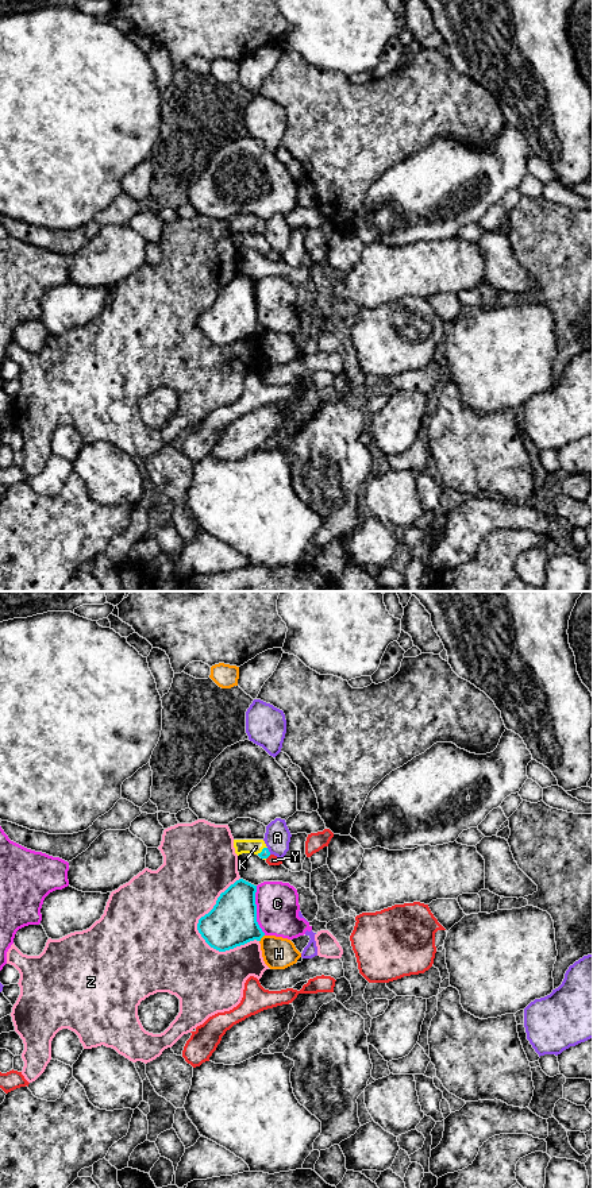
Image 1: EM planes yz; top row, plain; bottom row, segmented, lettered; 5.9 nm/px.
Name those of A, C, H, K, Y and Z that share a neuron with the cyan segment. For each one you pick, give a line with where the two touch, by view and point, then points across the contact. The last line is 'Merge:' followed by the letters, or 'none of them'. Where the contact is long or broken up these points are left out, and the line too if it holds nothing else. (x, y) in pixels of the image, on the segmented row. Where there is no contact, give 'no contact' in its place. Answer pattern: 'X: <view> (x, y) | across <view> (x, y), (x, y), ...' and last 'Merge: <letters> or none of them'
K: yz (262, 851) | across yz (265, 853), (262, 851), (255, 847)
Merge: K

